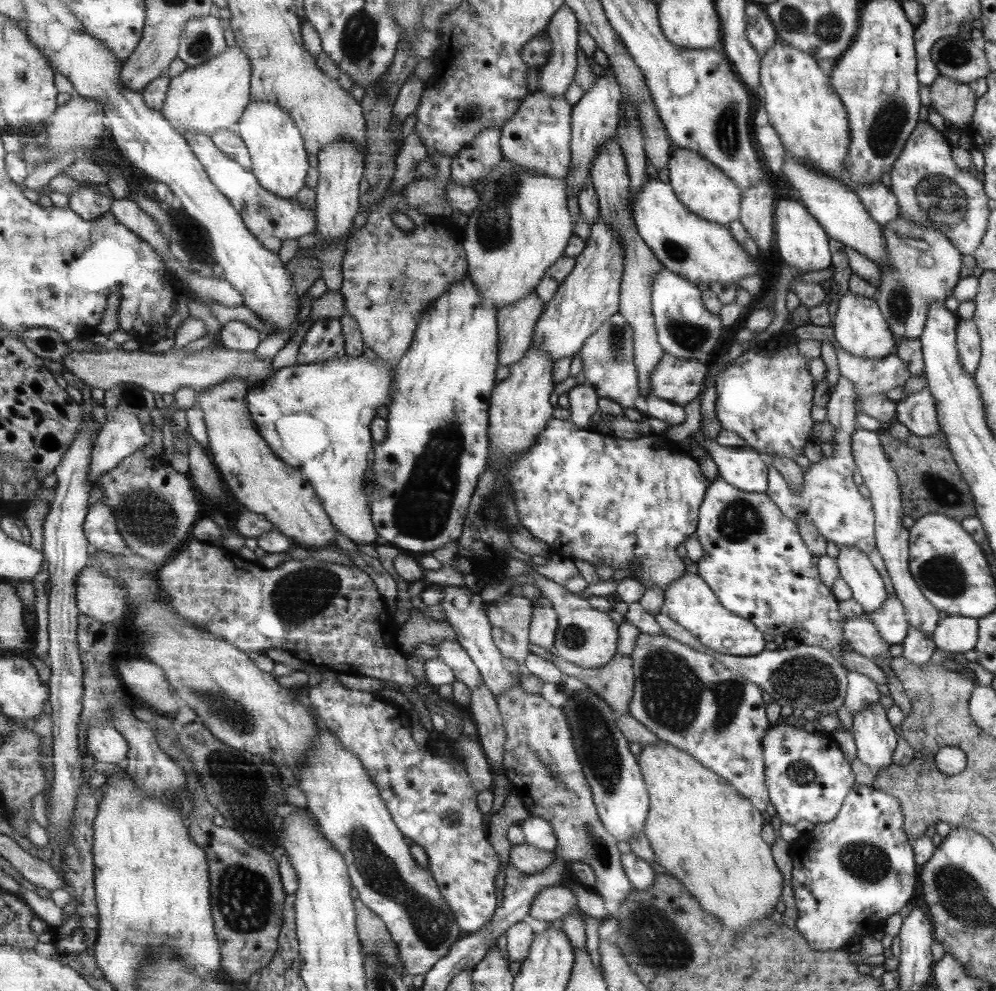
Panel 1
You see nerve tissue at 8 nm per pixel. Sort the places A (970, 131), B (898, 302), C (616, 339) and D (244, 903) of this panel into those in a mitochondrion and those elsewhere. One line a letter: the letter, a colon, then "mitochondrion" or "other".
A: other
B: mitochondrion
C: mitochondrion
D: mitochondrion

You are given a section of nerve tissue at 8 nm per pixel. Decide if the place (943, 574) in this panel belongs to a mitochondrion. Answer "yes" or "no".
yes

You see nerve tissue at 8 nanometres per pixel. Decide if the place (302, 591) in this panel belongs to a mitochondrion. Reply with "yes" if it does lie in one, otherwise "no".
yes

